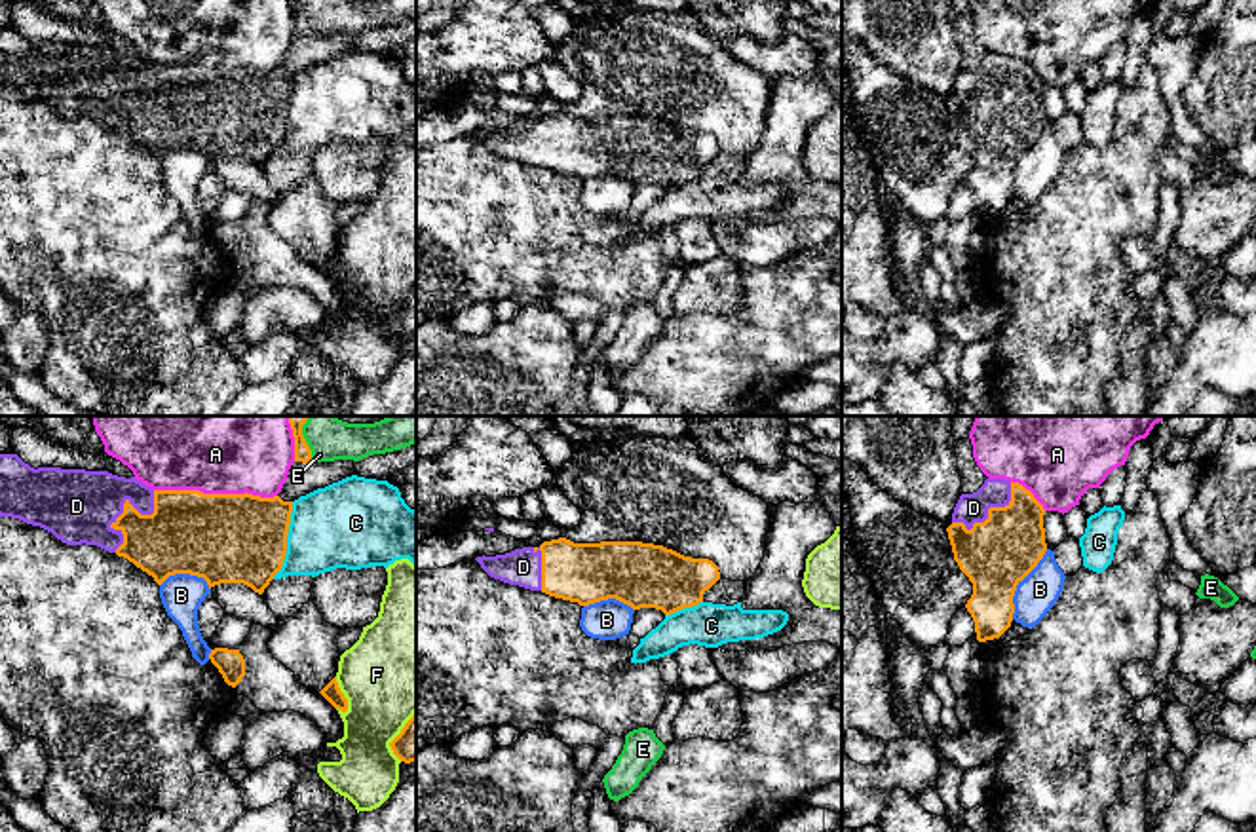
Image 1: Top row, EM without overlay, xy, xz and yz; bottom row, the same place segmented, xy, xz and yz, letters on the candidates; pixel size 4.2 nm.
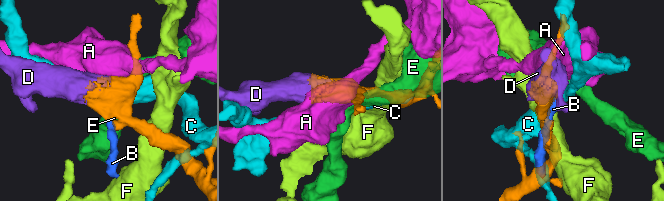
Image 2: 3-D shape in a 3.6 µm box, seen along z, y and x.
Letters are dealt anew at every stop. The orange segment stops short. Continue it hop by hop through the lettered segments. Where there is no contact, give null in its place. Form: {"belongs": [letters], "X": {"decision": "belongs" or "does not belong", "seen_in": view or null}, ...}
{"belongs": ["D"], "A": {"decision": "does not belong", "seen_in": "xy"}, "B": {"decision": "does not belong", "seen_in": "yz"}, "C": {"decision": "does not belong", "seen_in": "xy"}, "D": {"decision": "belongs", "seen_in": "xy"}, "E": {"decision": "does not belong", "seen_in": "xy"}, "F": {"decision": "does not belong", "seen_in": "xy"}}

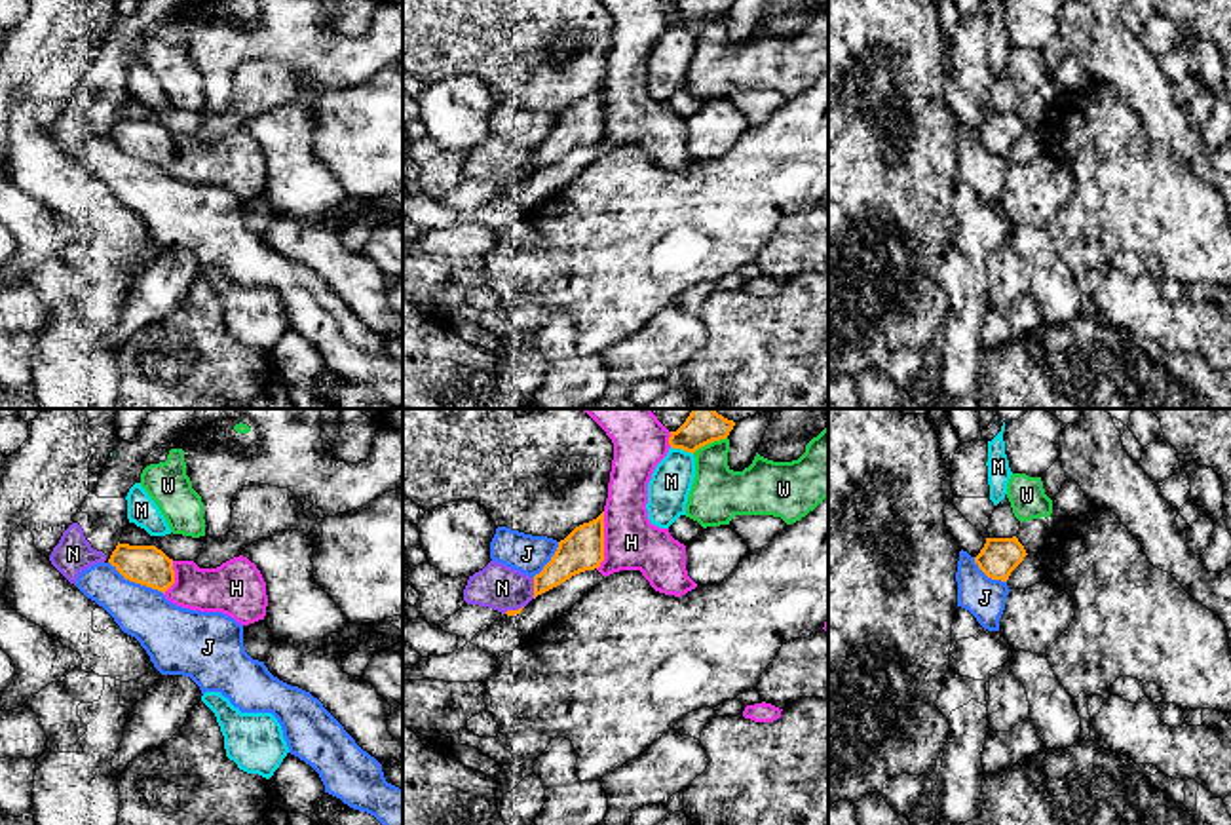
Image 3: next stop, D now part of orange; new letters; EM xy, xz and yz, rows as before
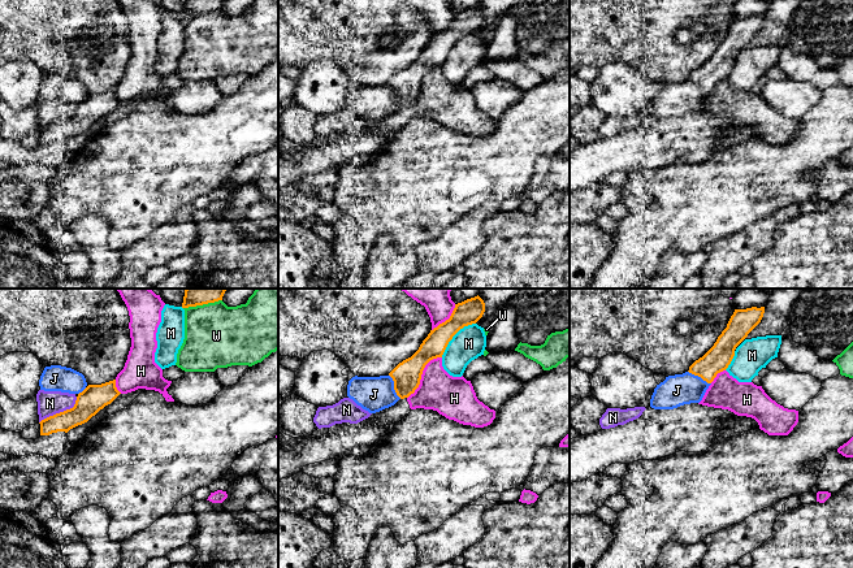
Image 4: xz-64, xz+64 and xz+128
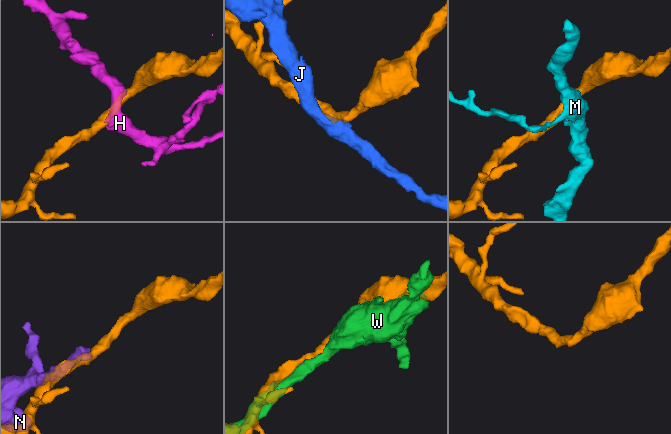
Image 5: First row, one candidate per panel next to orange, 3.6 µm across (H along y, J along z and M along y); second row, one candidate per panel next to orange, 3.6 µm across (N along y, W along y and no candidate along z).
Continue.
{"belongs": [], "H": {"decision": "does not belong", "seen_in": "xz"}, "J": {"decision": "does not belong", "seen_in": "xy"}, "M": {"decision": "does not belong", "seen_in": "xz"}, "N": {"decision": "does not belong", "seen_in": "xz"}, "W": {"decision": "does not belong", "seen_in": "xz"}}

